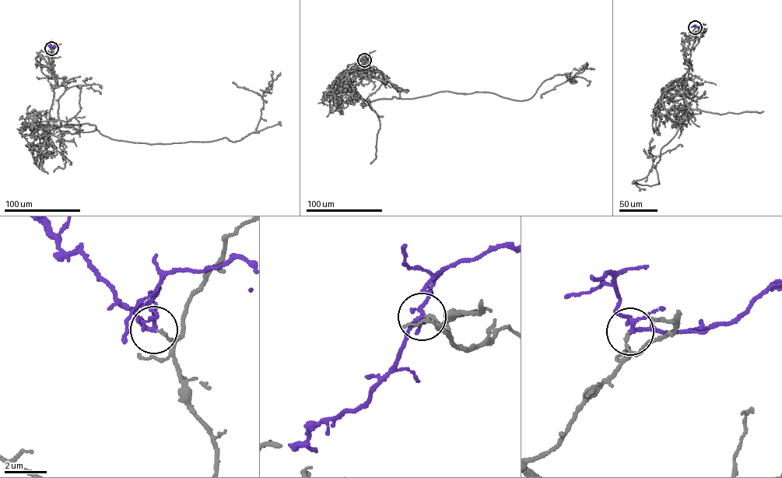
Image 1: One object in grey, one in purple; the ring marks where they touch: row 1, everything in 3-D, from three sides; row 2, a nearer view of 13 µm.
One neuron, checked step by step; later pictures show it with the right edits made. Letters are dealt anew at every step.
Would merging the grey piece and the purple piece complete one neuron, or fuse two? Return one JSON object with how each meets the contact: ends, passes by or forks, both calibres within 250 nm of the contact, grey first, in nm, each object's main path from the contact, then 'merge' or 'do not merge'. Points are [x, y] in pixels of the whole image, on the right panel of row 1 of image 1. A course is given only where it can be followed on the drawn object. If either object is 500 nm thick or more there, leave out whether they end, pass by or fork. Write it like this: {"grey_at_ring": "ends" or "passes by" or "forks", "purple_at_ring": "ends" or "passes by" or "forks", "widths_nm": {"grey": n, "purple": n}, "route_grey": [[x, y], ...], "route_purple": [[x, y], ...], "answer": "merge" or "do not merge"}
{"grey_at_ring": "ends", "purple_at_ring": "forks", "widths_nm": {"grey": 130, "purple": 160}, "route_grey": [[695, 27], [688, 71], [662, 98], [680, 125], [661, 149], [659, 184], [632, 181], [682, 146]], "route_purple": [[695, 27], [704, 24]], "answer": "do not merge"}

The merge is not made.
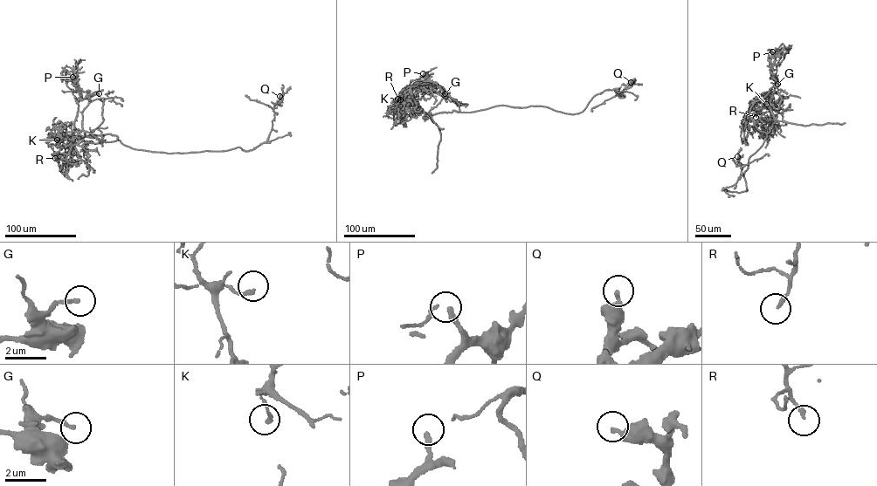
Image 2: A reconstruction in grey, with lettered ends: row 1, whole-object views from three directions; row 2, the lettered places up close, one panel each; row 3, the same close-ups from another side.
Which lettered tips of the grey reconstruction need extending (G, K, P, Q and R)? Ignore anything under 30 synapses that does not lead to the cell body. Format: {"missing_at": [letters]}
{"missing_at": ["P"]}

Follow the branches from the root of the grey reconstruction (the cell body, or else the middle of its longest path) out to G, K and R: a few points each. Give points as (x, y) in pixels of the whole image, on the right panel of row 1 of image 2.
G: (749, 161), (767, 135), (756, 127), (751, 119), (750, 108), (754, 102), (766, 95), (776, 82), (777, 84)
K: (749, 161), (776, 121), (772, 107), (766, 107), (766, 104)
R: (749, 161), (776, 119), (766, 106), (756, 109), (756, 117)

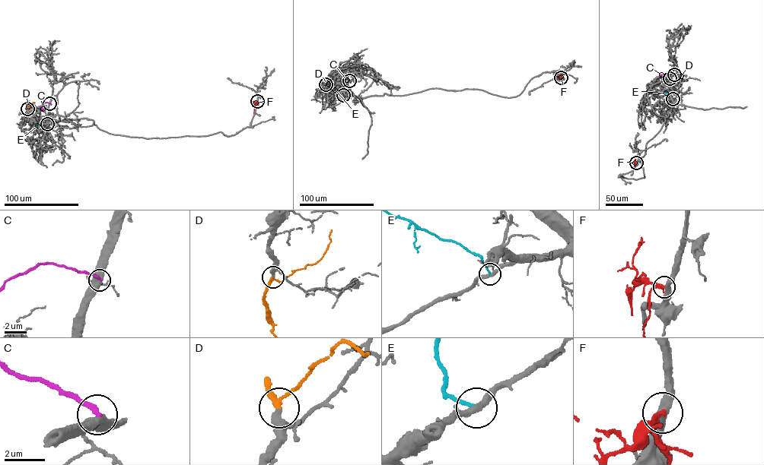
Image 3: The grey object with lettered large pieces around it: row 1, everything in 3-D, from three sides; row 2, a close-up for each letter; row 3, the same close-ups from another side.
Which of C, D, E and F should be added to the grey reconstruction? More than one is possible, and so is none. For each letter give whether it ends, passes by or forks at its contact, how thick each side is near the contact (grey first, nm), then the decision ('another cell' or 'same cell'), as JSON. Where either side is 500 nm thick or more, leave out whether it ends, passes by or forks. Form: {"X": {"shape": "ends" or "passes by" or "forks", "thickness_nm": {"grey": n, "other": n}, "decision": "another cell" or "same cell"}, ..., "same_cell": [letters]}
{"C": {"thickness_nm": {"grey": 550, "other": 240}, "decision": "another cell"}, "D": {"shape": "passes by", "thickness_nm": {"grey": 240, "other": 200}, "decision": "same cell"}, "E": {"shape": "ends", "thickness_nm": {"grey": 300, "other": 140}, "decision": "another cell"}, "F": {"shape": "passes by", "thickness_nm": {"grey": 440, "other": 200}, "decision": "another cell"}, "same_cell": ["D"]}

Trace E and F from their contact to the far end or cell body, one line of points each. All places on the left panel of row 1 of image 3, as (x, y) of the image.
E: (47, 124), (39, 124), (30, 129)
F: (257, 101), (254, 114)

